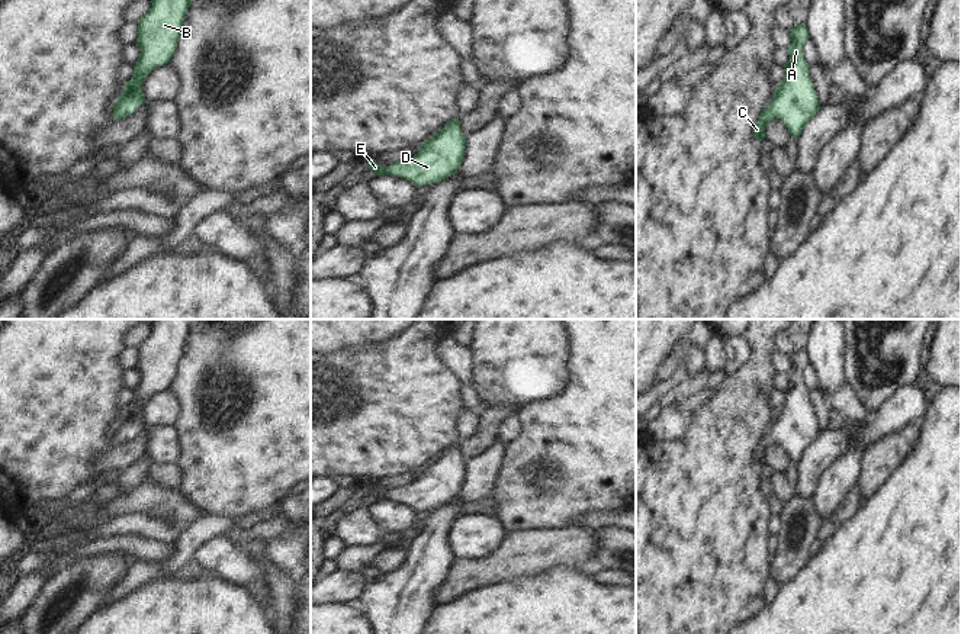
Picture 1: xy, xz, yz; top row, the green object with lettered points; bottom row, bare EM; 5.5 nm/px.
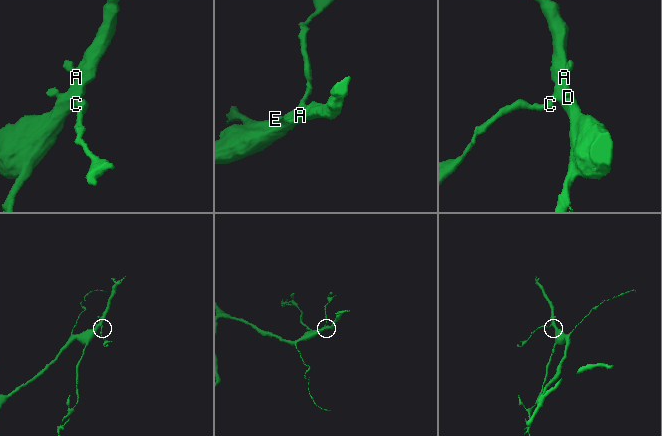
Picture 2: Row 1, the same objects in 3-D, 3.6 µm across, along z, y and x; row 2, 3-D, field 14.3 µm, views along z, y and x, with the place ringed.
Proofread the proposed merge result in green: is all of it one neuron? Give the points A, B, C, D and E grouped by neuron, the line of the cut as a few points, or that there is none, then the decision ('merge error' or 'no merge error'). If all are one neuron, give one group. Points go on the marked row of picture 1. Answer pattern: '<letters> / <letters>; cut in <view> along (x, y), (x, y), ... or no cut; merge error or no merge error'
A B C D E; no cut; no merge error

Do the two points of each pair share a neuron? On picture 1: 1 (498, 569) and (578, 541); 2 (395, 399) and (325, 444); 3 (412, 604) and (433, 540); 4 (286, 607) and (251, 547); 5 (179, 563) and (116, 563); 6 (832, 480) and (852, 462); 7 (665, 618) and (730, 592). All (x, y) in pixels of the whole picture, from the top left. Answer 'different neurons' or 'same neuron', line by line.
1: same neuron
2: same neuron
3: same neuron
4: same neuron
5: different neurons
6: same neuron
7: same neuron

